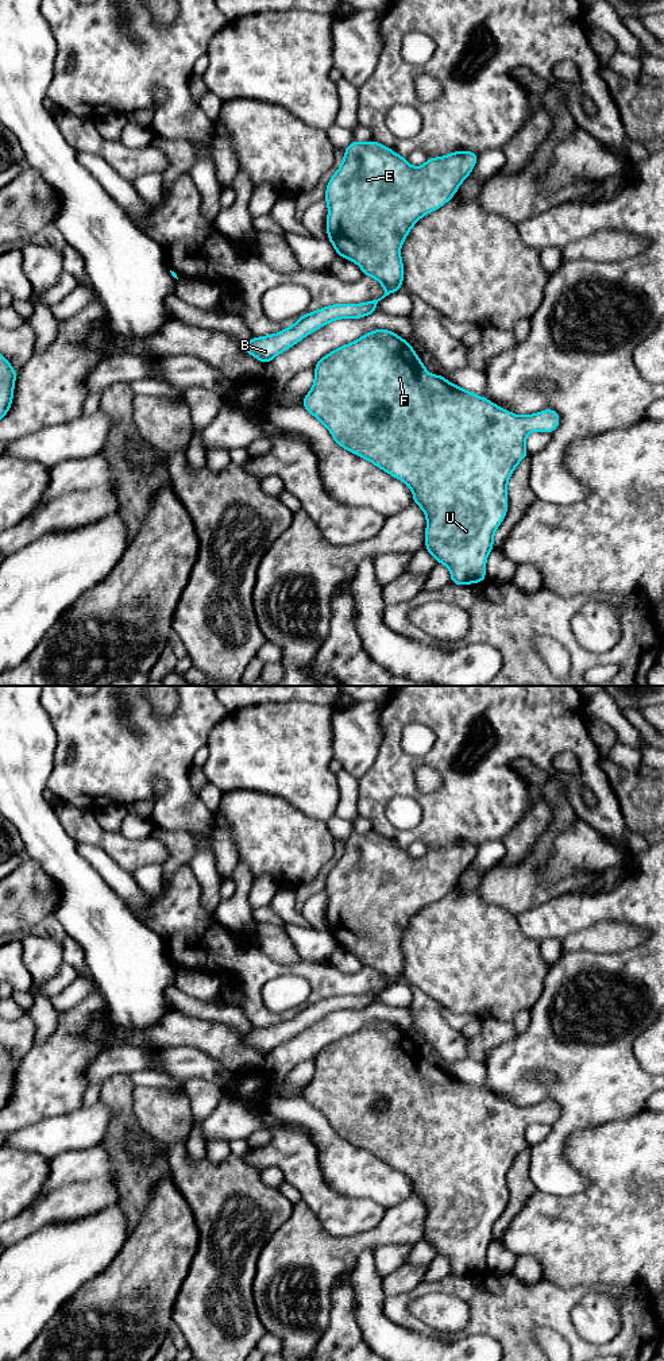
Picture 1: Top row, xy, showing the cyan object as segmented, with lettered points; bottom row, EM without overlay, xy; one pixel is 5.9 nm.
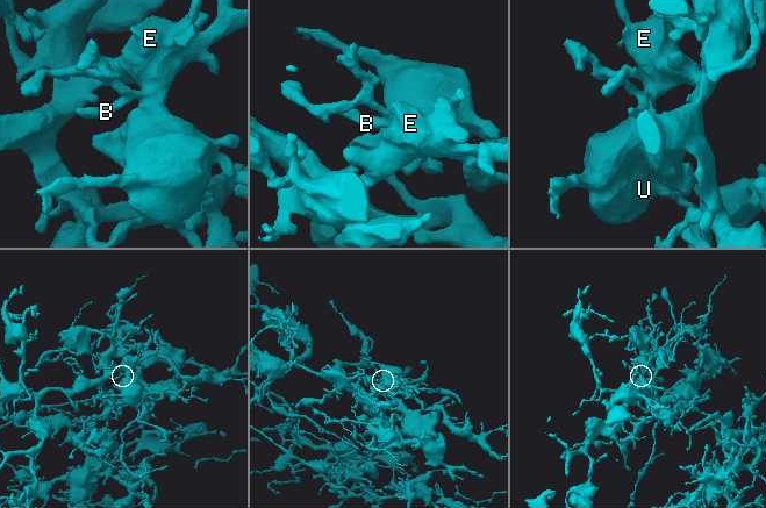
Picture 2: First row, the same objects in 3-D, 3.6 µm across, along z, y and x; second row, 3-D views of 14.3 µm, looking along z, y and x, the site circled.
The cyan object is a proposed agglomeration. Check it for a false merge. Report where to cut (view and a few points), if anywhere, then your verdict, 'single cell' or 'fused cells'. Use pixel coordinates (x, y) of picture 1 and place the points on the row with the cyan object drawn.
no cut | single cell

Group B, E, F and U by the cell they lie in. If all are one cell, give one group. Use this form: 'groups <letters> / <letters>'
groups B E F U

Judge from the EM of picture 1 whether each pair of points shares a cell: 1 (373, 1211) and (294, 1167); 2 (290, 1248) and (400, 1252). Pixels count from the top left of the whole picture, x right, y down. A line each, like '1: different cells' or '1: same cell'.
1: same cell
2: different cells

